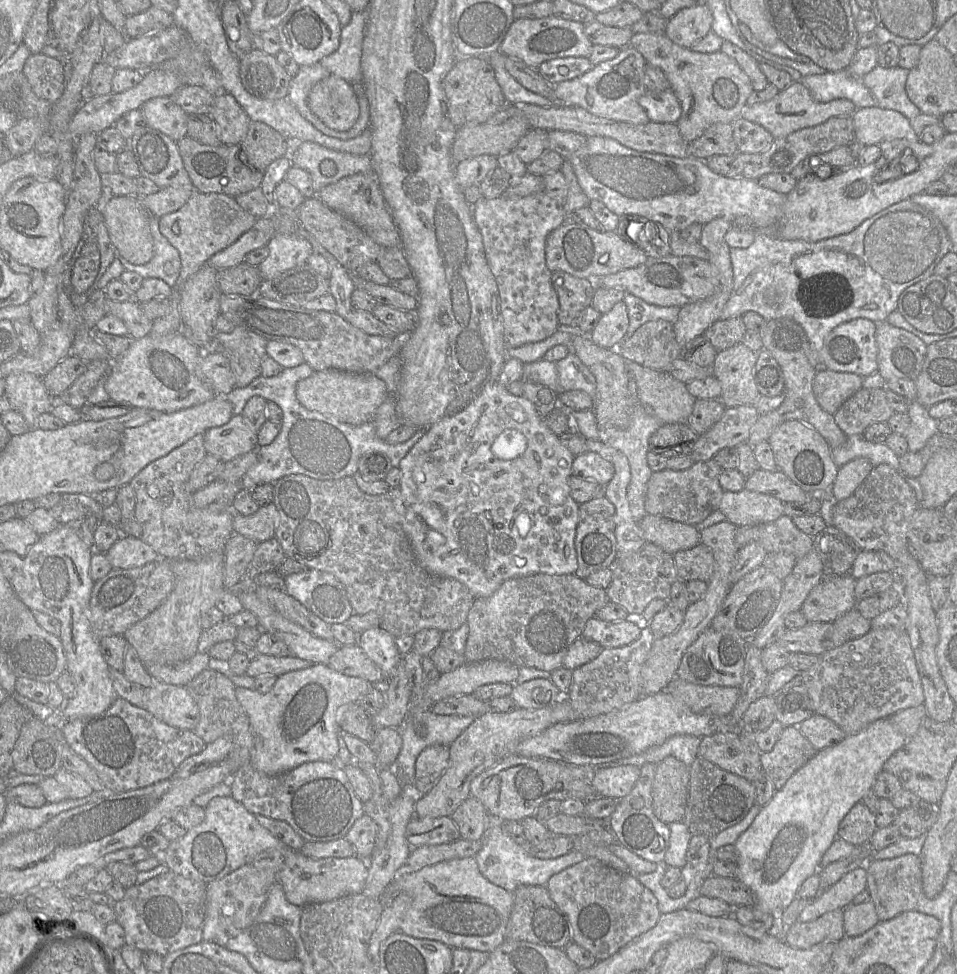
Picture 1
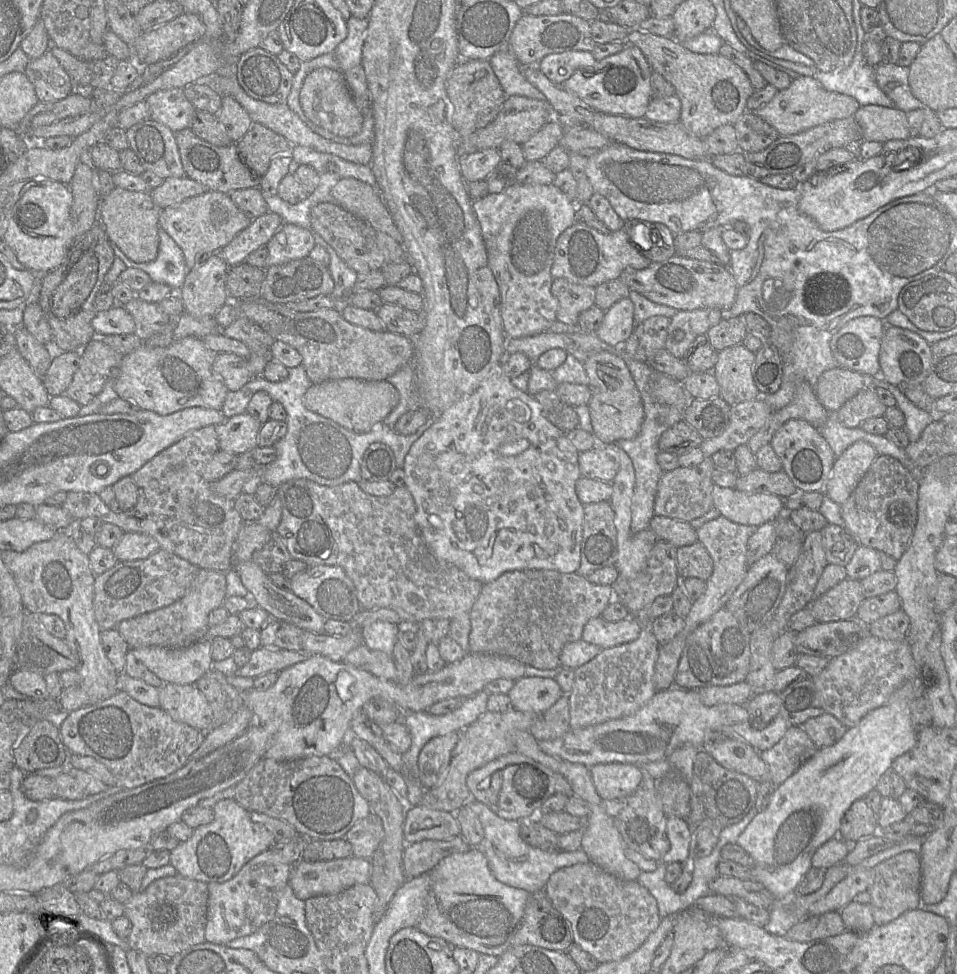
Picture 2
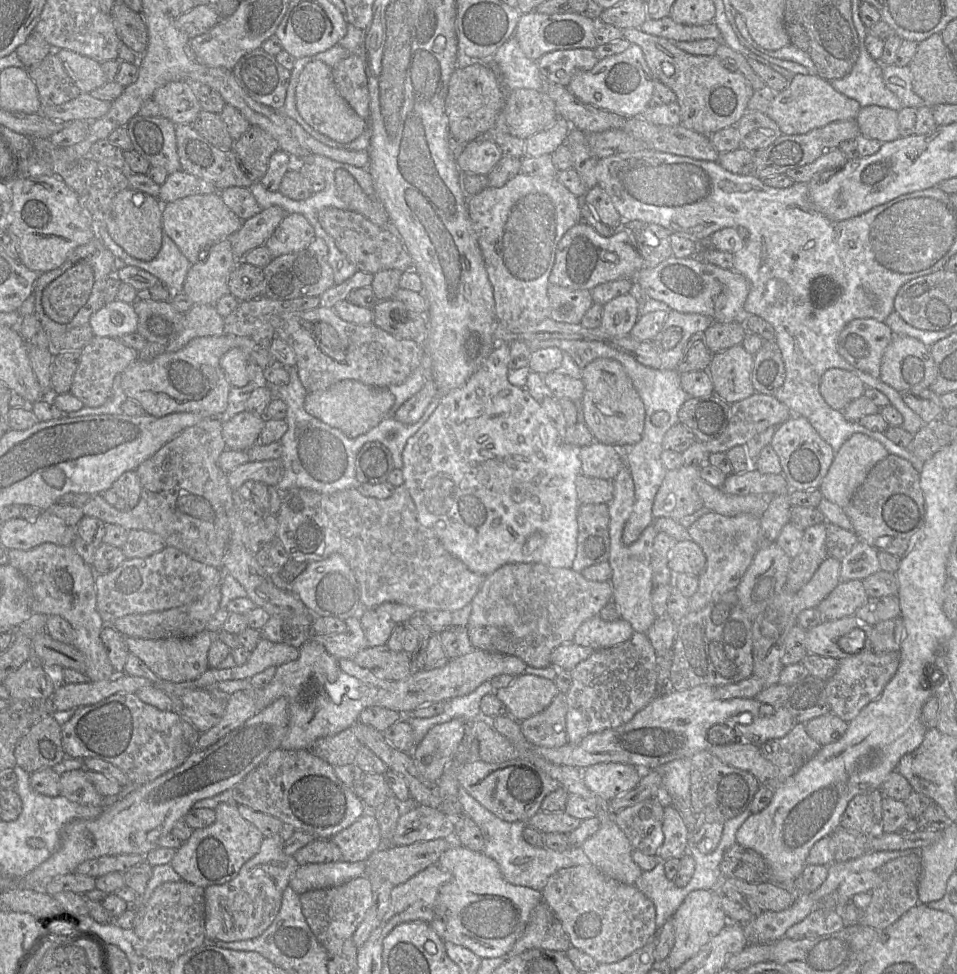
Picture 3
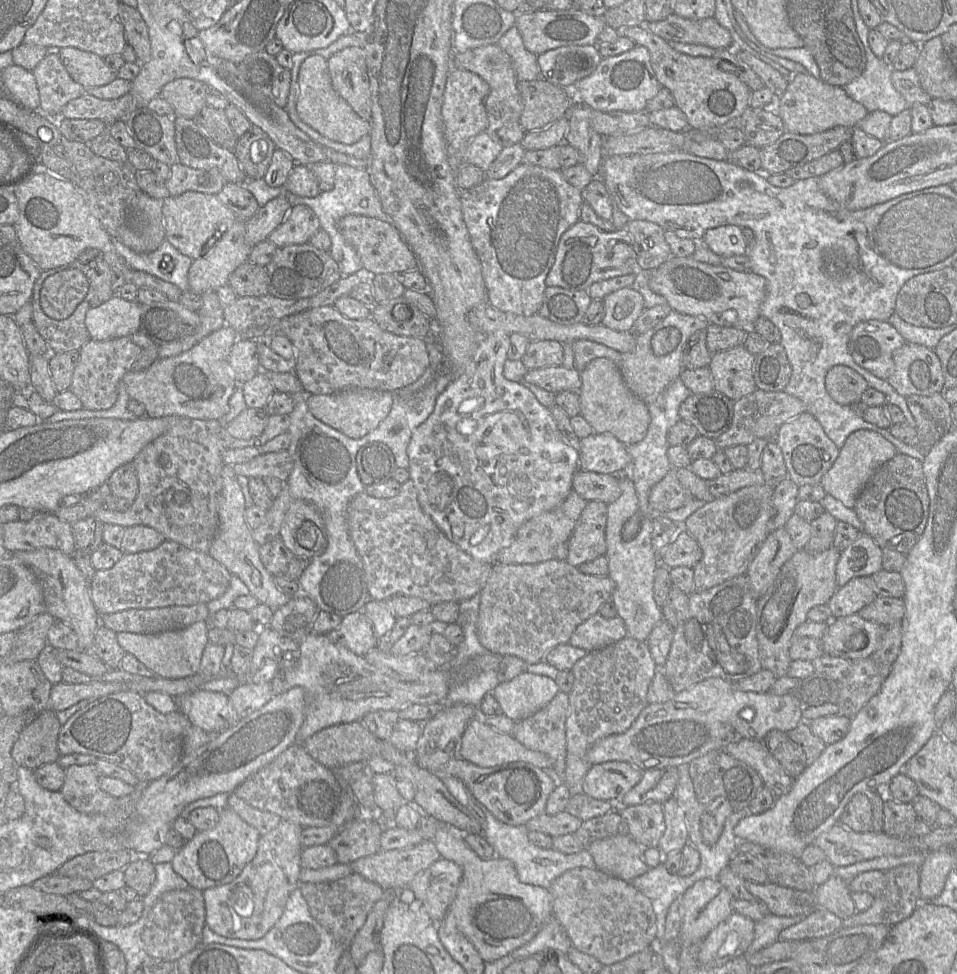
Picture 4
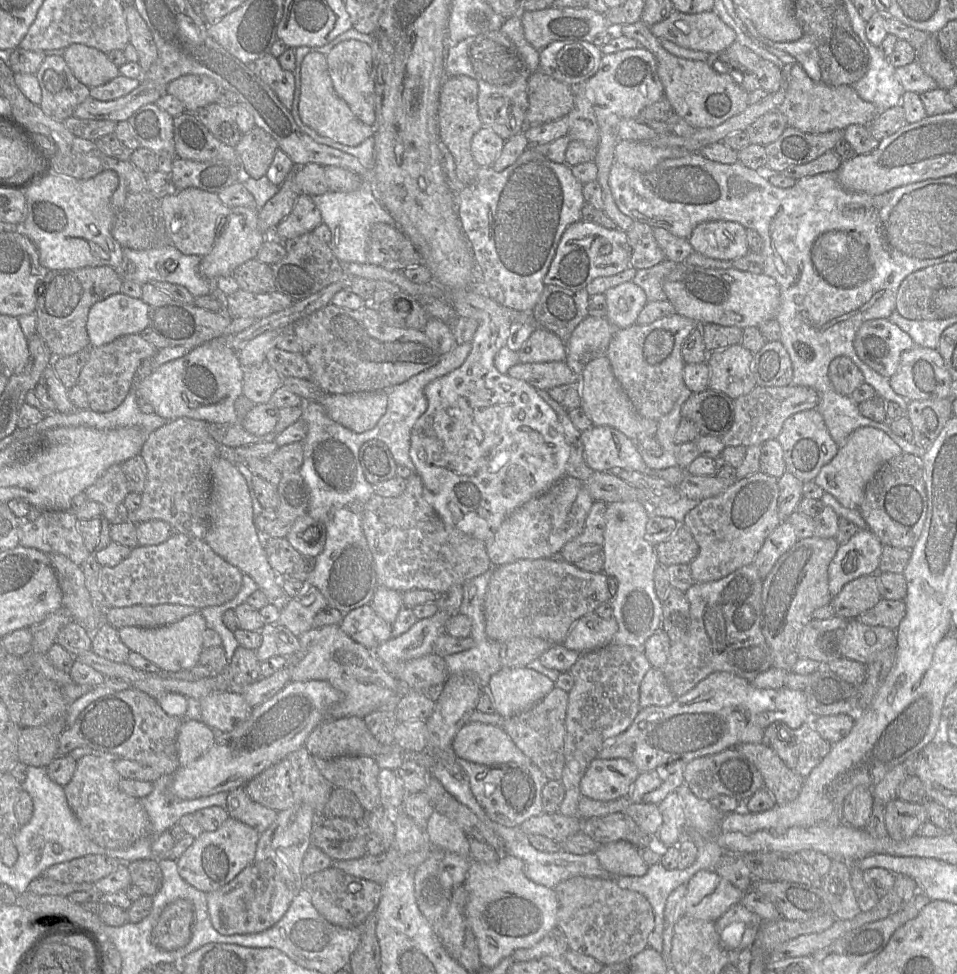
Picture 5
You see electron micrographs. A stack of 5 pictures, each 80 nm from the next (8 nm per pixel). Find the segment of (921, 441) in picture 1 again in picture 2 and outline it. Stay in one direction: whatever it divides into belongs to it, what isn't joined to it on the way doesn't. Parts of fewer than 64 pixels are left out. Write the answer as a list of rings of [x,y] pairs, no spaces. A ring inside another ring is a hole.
[[[881,375],[869,377],[869,387],[881,387],[889,390],[897,401],[897,407],[904,413],[906,423],[903,427],[911,443],[916,442],[923,430],[935,419],[929,413],[913,404],[897,386],[887,382]]]

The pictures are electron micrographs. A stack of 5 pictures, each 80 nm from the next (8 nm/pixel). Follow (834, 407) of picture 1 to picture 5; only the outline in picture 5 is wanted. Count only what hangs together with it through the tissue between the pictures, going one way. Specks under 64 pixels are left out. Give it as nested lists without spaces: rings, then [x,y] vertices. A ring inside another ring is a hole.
[[[838,356],[829,366],[829,378],[835,391],[850,396],[853,391],[865,382],[863,373],[847,356]]]

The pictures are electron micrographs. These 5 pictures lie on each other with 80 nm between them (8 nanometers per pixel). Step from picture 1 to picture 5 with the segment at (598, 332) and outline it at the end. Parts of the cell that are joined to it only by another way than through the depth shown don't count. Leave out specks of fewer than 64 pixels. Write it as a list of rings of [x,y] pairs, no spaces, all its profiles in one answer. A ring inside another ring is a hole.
[[[628,281],[605,291],[606,318],[617,328],[627,328],[636,323],[648,302],[644,290],[633,281]]]

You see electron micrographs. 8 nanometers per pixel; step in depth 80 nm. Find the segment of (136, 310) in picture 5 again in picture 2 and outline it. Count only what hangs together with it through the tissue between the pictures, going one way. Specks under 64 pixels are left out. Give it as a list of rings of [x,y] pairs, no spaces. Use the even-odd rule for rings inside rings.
[[[115,304],[109,310],[96,313],[92,319],[96,337],[107,335],[132,334],[135,332],[133,317],[124,305]]]

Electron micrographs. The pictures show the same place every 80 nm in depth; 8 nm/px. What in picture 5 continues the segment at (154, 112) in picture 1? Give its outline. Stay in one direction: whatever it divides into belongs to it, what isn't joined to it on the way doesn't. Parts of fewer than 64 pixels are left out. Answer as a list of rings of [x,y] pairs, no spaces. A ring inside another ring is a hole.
[[[183,75],[168,83],[166,94],[179,99],[187,112],[196,112],[199,108],[216,102],[217,84],[205,75]]]

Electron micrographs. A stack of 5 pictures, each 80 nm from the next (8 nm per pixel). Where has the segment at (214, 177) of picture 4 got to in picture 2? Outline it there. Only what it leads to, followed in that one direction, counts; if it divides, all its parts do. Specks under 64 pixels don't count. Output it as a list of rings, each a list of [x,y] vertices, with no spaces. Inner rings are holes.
[[[187,176],[172,177],[165,179],[161,186],[152,189],[150,196],[156,207],[163,210],[207,191],[205,186]]]

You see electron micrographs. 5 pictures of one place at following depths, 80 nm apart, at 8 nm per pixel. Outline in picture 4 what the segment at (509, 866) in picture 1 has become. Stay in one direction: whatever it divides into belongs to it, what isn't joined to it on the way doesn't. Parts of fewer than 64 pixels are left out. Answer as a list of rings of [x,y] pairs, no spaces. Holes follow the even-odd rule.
[[[439,774],[451,795],[475,817],[480,825],[481,835],[493,847],[495,857],[510,860],[517,872],[518,879],[524,884],[540,886],[548,889],[553,881],[567,870],[585,867],[596,869],[594,859],[587,849],[578,853],[566,854],[553,848],[544,849],[535,846],[528,840],[525,825],[511,826],[498,820],[470,792],[458,778],[449,774]]]

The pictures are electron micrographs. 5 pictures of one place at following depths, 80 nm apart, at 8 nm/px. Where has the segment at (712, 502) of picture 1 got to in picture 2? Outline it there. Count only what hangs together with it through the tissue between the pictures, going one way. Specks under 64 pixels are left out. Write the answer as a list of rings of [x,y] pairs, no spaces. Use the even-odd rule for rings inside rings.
[[[711,458],[693,467],[677,467],[662,474],[657,487],[654,513],[658,516],[690,522],[706,514],[713,506],[712,472],[715,466]]]

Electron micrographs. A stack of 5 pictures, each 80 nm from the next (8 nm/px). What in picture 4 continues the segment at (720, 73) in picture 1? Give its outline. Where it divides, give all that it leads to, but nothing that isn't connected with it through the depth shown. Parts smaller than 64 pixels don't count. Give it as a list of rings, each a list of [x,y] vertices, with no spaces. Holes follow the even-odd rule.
[[[644,25],[618,30],[636,45],[644,46],[650,54],[650,63],[661,87],[668,89],[677,106],[685,115],[688,128],[696,131],[716,131],[730,119],[739,117],[748,107],[750,88],[735,73],[718,67],[712,57],[690,56],[673,49],[665,39],[650,32]]]

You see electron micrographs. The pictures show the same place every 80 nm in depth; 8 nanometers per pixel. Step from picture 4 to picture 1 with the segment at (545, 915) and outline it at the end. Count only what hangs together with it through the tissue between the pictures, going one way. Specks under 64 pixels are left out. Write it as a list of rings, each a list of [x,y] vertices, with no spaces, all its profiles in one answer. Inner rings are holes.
[[[475,856],[441,861],[418,871],[401,872],[382,897],[384,906],[399,892],[407,893],[412,899],[399,928],[404,934],[437,940],[451,948],[482,952],[492,952],[506,940],[513,892],[486,879]]]

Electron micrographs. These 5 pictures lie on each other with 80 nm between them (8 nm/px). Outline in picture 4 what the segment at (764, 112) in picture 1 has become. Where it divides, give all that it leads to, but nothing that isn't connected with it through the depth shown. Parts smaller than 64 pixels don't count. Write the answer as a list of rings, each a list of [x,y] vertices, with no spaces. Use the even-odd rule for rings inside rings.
[[[793,73],[786,90],[776,97],[772,107],[783,121],[785,131],[814,134],[835,126],[856,126],[868,113],[866,108],[850,98],[843,87],[834,86],[809,73]]]

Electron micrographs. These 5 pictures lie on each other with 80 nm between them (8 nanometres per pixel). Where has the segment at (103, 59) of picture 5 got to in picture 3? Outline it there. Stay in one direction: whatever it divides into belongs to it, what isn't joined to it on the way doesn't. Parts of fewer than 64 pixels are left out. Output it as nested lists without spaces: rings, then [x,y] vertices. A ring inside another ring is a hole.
[[[60,49],[57,57],[81,93],[89,93],[107,83],[99,62],[66,49]]]

